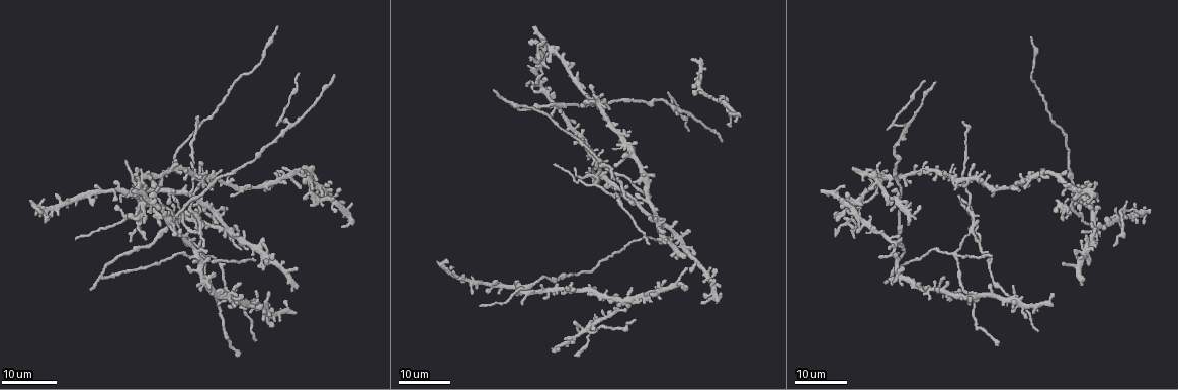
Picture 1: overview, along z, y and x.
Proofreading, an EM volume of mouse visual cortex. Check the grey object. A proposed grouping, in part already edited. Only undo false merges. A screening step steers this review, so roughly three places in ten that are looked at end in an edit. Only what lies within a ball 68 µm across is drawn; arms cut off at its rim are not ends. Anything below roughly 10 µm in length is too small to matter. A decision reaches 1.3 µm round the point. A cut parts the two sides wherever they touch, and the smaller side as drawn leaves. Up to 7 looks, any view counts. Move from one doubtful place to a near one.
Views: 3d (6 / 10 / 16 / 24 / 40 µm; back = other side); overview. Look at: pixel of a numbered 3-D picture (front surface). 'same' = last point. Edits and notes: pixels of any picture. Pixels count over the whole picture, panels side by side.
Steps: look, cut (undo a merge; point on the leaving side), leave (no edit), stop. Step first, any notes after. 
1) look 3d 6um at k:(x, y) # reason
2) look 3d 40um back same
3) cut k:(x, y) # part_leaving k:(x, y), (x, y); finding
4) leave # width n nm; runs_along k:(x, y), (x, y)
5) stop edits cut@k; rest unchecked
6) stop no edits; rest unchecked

look 3d 24um at 1:(528, 286) # three arms meet

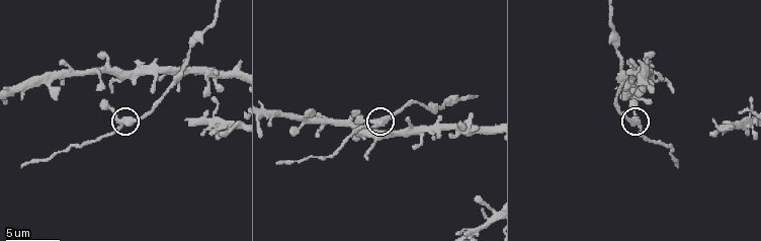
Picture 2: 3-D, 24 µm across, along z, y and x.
look 3d 10um at 2:(375, 122)

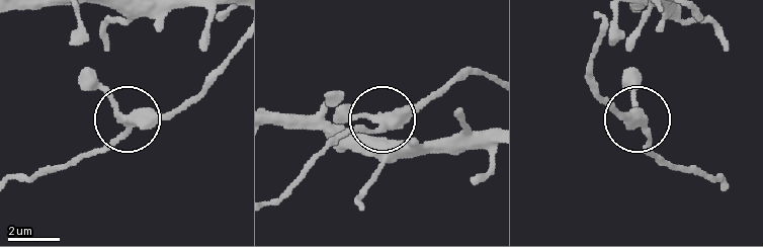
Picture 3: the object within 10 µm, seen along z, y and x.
leave # runs_along 3:(492, 76), (452, 79), (420, 102), (331, 140); continuous, no second cell

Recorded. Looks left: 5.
look 3d 10um at 2:(188, 61) # side arm on a straight run

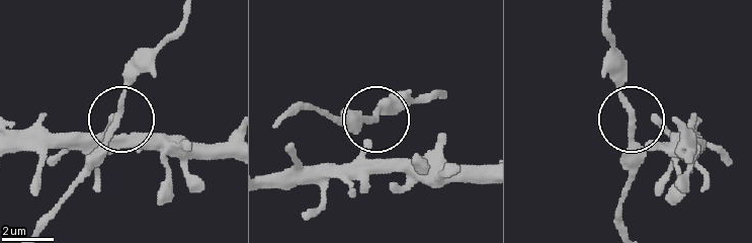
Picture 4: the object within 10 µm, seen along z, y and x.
leave # width 180 nm; runs_along 4:(231, 156), (133, 148), (111, 117), (117, 128), (83, 171); continuous, no second cell

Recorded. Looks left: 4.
look 3d 24um at 1:(1124, 210) # thin arm on a thick one

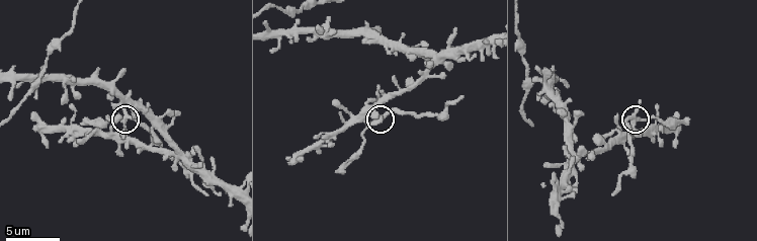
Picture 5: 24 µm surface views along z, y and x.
look 3d 6um at 5:(123, 120) # zoom in

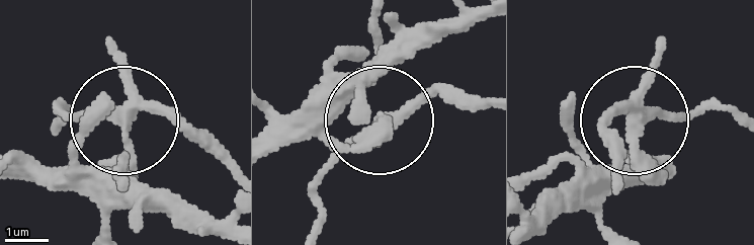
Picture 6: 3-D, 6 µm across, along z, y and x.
cut 6:(179, 130) # width 250 nm; part_leaving 6:(128, 140), (139, 113), (171, 113), (233, 175); a second cell is stuck on

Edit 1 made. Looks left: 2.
stop edits cut@6; rest unchecked

